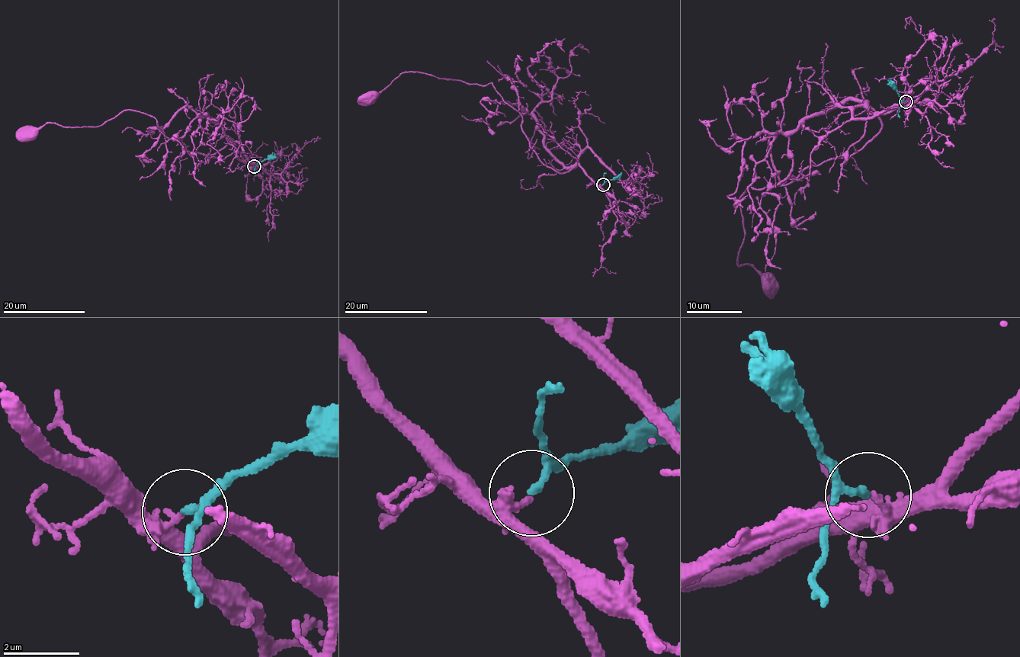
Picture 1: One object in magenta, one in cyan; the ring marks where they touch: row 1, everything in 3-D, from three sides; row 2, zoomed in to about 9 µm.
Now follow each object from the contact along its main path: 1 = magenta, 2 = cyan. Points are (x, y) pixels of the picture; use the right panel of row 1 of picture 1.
1: (907, 101), (868, 105), (882, 126), (848, 156), (748, 187), (736, 264), (769, 286)
2: (906, 101), (901, 99), (898, 91), (886, 84)

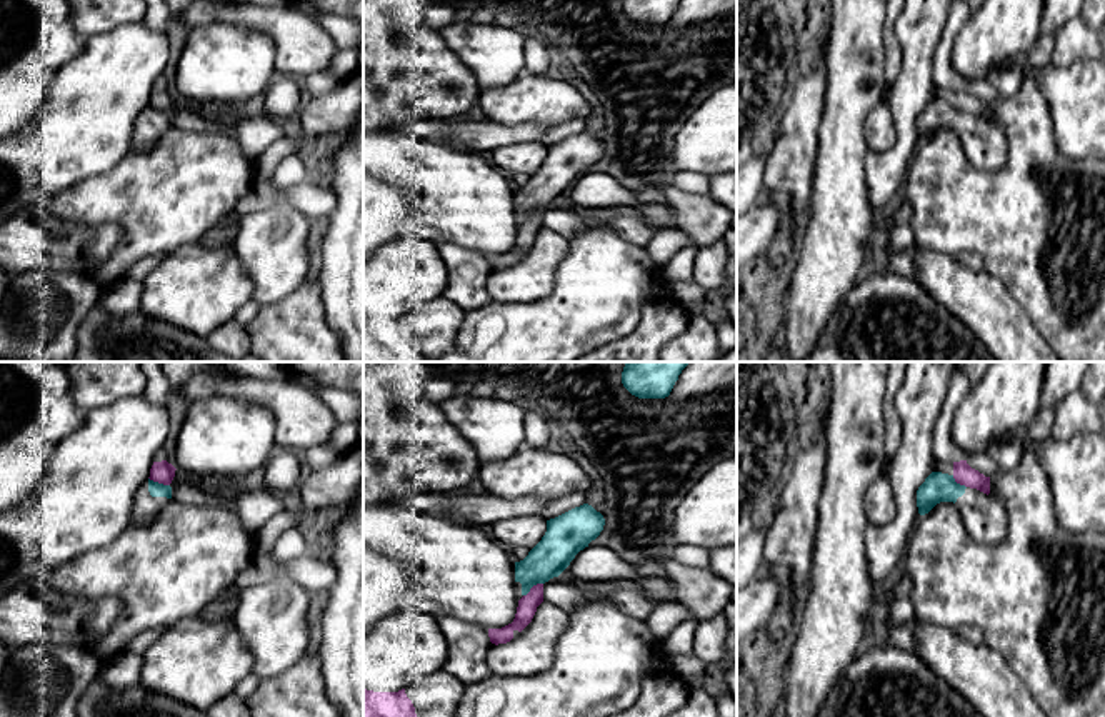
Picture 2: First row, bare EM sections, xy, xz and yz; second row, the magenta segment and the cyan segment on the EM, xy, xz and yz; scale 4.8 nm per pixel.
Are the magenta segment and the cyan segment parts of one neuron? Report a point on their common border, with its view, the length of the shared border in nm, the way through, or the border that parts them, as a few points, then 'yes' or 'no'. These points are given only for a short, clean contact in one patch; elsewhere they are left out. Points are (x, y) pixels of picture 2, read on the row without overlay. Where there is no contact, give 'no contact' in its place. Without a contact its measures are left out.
meets magenta in xy at (159, 109); contact 110 nm long; border along xy (149, 104), (169, 112); no

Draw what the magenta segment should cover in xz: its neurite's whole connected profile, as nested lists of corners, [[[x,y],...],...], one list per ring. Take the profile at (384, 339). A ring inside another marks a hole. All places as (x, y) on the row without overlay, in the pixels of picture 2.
[[[363,315],[363,362],[440,362],[425,355],[405,315],[373,318]]]

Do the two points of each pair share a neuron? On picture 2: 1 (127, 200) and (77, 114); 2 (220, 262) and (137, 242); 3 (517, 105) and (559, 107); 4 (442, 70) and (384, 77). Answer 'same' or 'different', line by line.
1: different
2: different
3: same
4: same

